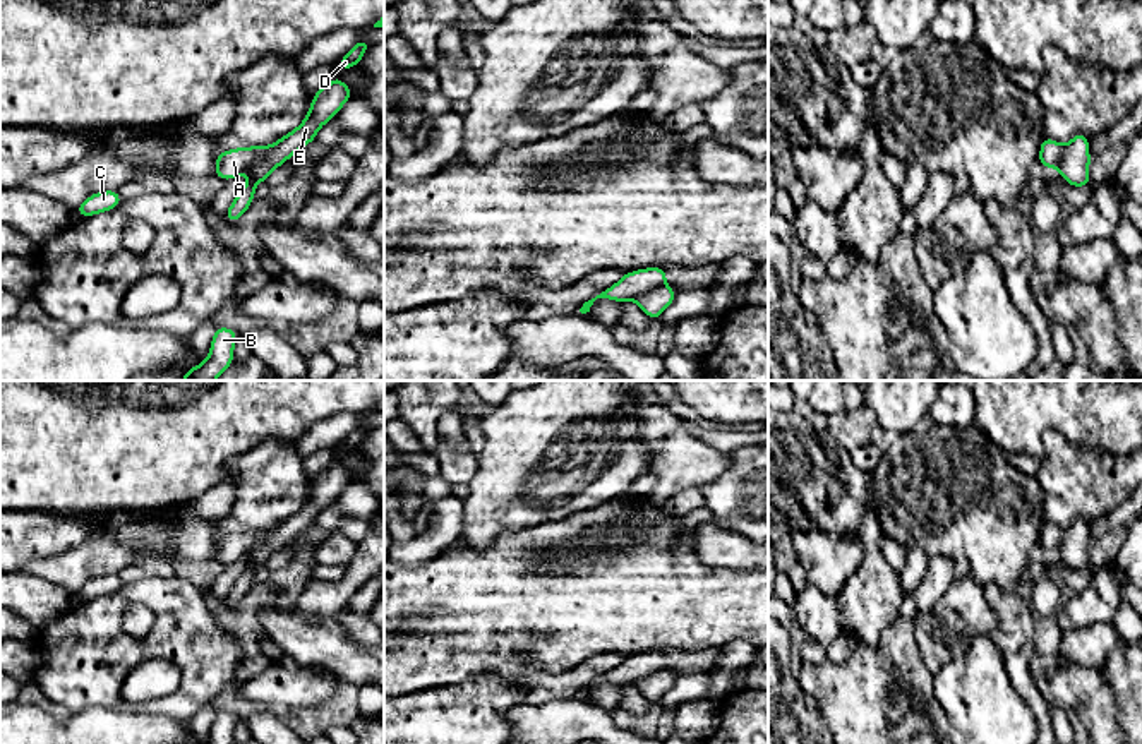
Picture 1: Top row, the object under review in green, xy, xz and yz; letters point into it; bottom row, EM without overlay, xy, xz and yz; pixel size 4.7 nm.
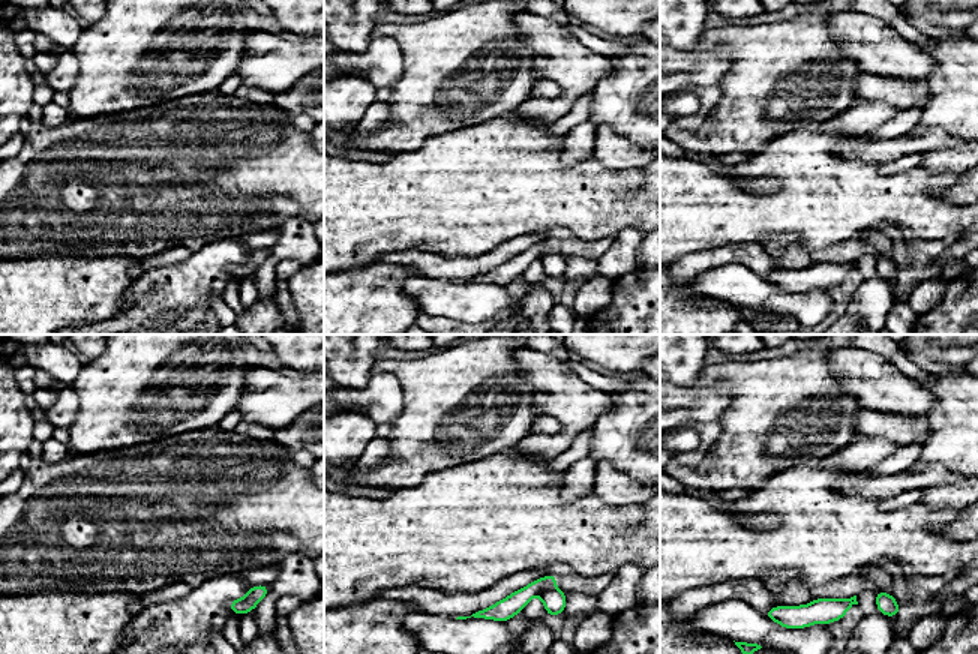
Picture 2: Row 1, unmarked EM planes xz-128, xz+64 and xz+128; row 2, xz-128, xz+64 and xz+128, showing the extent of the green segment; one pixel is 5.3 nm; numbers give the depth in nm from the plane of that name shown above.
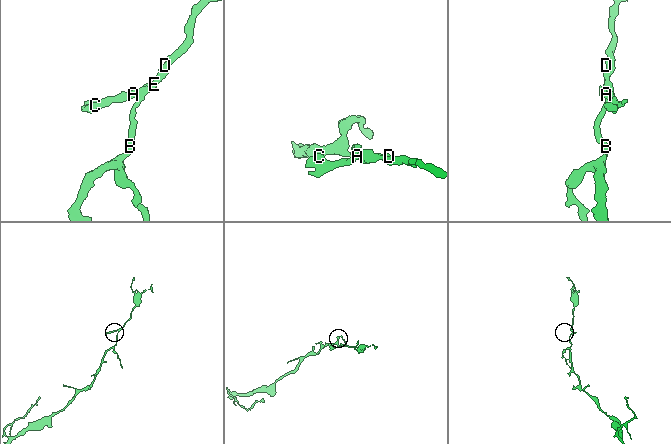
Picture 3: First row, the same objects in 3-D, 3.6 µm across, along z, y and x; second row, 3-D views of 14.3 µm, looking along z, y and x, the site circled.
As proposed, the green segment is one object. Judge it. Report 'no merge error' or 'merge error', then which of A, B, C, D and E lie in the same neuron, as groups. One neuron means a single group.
merge error; A C / B D E

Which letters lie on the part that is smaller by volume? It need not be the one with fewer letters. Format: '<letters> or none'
A, C

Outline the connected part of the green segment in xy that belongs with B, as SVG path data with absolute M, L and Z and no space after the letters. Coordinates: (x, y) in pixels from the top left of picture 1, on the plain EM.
M216 711L211 725L211 735L206 744L233 744L237 722L237 717L230 711Z

